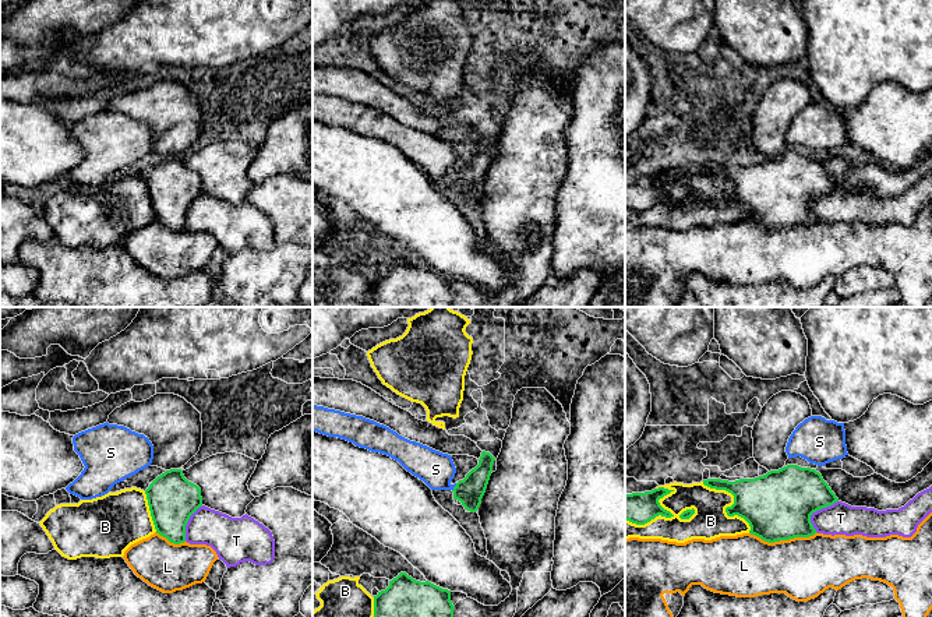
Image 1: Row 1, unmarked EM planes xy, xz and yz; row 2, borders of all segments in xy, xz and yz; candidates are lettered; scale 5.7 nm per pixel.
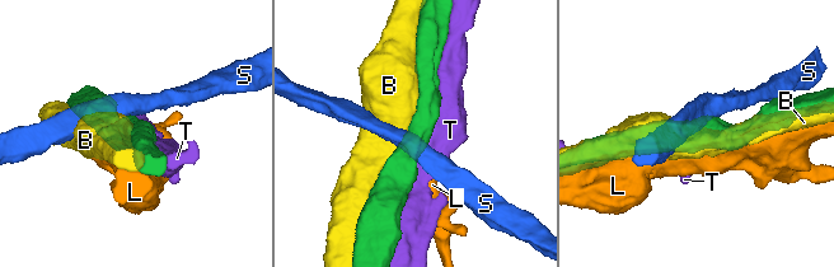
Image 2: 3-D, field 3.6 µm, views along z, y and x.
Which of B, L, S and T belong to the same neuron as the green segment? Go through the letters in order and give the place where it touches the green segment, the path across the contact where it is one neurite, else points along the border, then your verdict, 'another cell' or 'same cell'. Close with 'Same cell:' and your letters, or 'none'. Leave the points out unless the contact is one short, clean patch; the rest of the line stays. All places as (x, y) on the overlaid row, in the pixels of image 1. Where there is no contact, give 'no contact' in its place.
B: meets green in yz at (664, 515); another cell
L: meets green in yz at (783, 539); another cell
S: meets green in xz at (454, 487); border along xz (456, 483), (452, 490); another cell
T: meets green in yz at (815, 511); another cell
Same cell: none

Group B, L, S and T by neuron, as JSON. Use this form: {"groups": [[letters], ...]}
{"groups": [["B"], ["L"], ["S"], ["T"]]}

